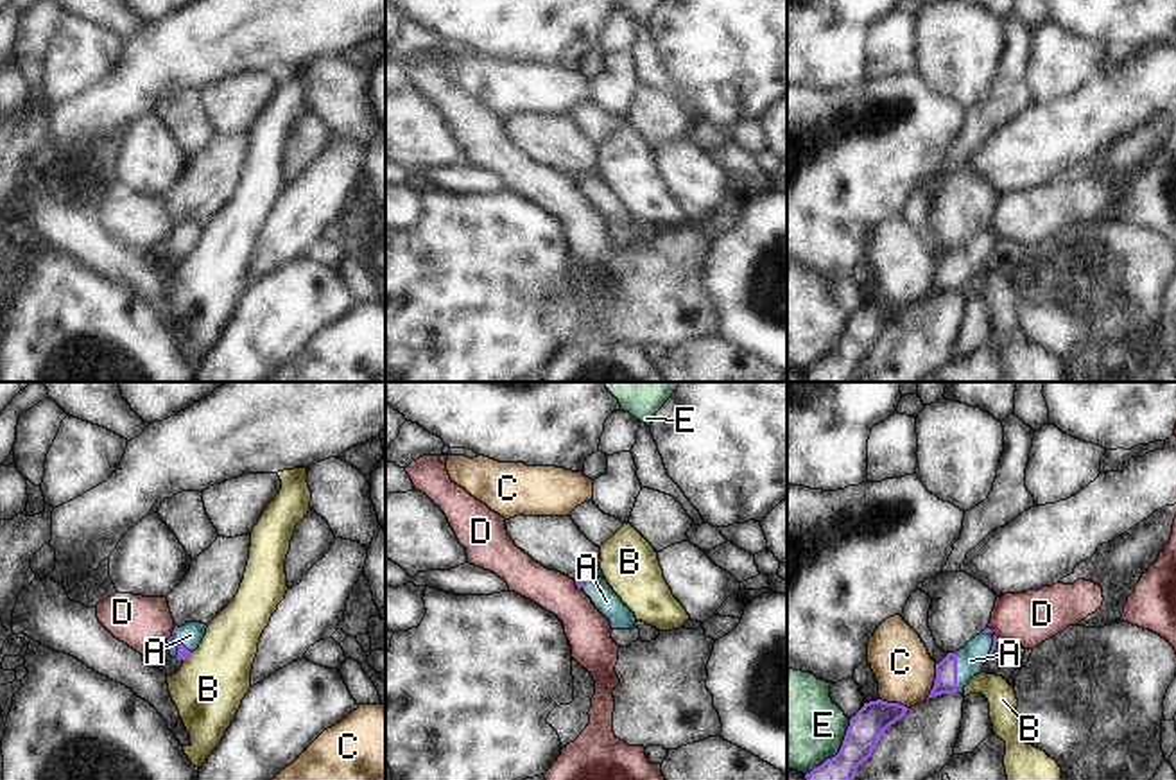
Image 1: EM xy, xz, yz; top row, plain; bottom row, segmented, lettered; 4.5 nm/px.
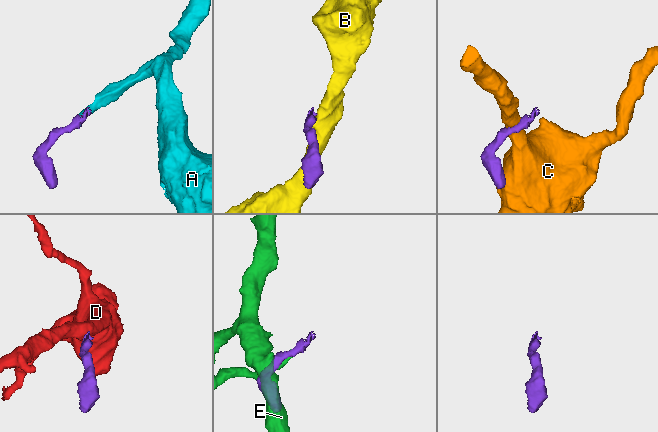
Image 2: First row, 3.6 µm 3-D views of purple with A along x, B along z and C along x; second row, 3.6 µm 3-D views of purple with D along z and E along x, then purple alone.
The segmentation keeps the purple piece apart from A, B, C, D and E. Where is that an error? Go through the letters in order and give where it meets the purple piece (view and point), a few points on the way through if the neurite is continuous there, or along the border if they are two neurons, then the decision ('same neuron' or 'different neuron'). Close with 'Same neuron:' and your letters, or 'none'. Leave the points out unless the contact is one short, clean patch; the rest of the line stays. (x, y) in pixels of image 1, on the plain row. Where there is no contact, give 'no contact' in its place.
A: contact yz (956, 271); way yz (945, 280), (956, 271), (970, 259); same neuron
B: contact xy (187, 253); border xy (192, 251), (183, 259); different neuron
C: contact yz (934, 280); border yz (936, 262), (934, 284), (925, 296); different neuron
D: contact xy (172, 232); border xy (176, 225), (167, 239); different neuron
E: contact yz (839, 350); different neuron
Same neuron: A

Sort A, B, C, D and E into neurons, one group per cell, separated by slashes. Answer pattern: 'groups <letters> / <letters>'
groups A / B / C / D / E

